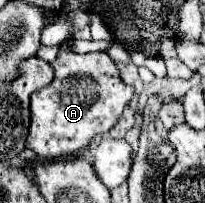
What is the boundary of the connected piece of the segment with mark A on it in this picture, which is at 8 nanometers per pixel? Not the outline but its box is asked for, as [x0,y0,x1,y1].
[27,40,135,158]

